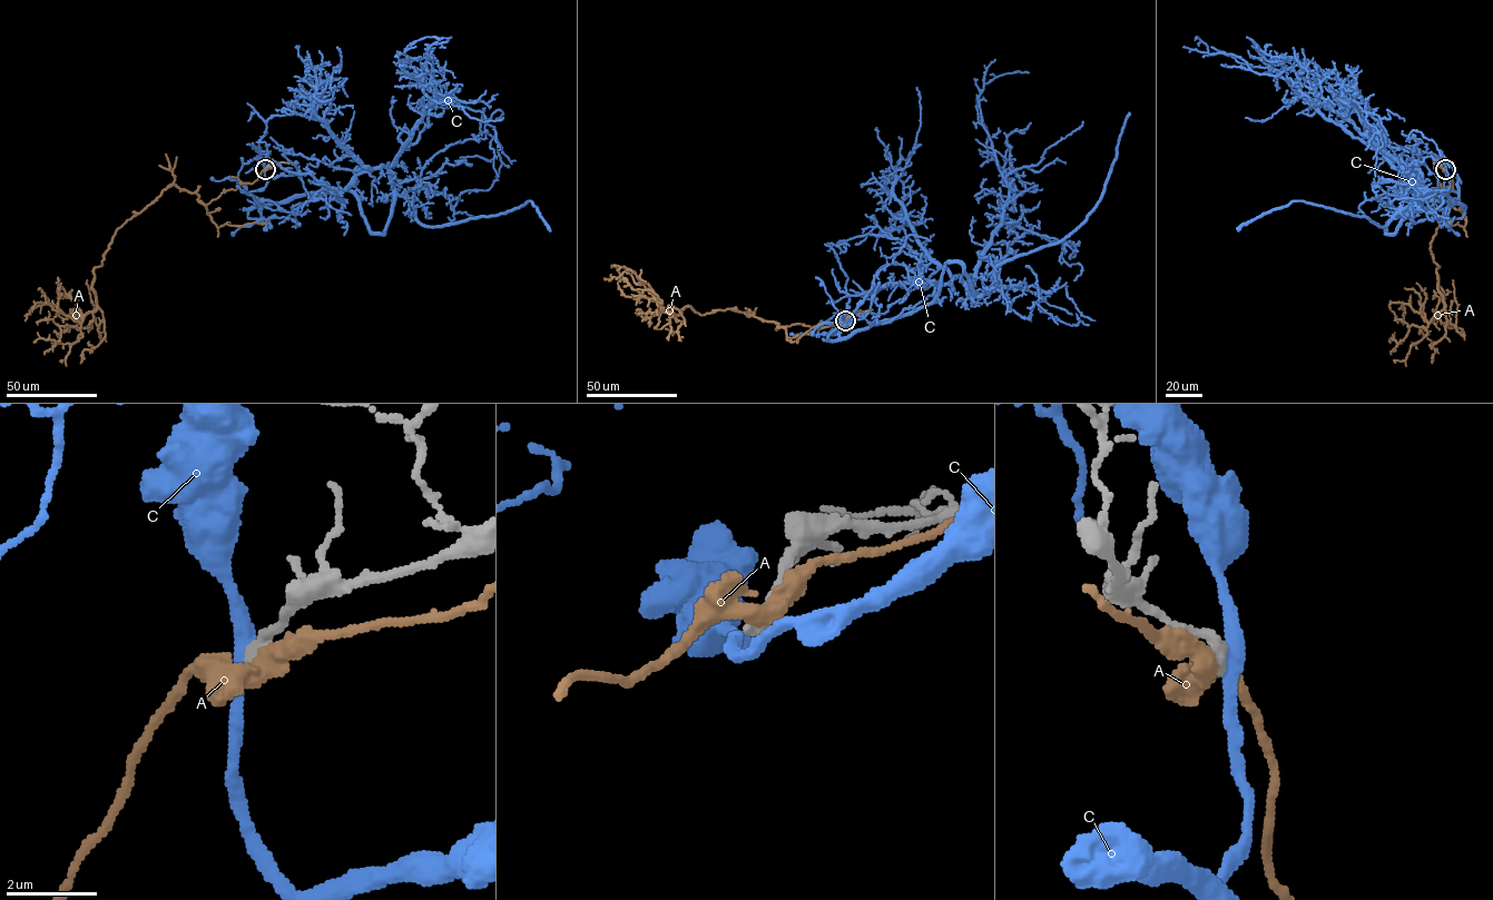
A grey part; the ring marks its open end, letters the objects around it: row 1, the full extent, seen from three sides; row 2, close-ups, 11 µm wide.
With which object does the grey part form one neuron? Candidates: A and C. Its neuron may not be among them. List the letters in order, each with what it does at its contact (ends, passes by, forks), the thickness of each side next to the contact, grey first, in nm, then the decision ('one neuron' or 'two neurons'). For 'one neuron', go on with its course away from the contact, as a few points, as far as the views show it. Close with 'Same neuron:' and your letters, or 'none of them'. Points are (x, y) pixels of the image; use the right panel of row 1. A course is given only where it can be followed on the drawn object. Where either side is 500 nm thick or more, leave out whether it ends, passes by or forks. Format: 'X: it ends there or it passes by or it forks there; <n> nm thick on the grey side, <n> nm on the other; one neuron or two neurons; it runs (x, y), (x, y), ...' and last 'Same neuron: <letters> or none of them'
A: it passes by; 320 nm thick on the grey side, 420 nm on the other; two neurons
C: it passes by; 320 nm thick on the grey side, 360 nm on the other; two neurons
Same neuron: none of them

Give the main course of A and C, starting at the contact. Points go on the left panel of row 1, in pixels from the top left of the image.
A: (266, 169), (206, 205), (170, 184), (116, 231), (94, 269), (97, 308), (80, 327), (33, 343)
C: (265, 169), (269, 151), (284, 168), (343, 190), (383, 166), (428, 226), (495, 216), (530, 200), (550, 230)

